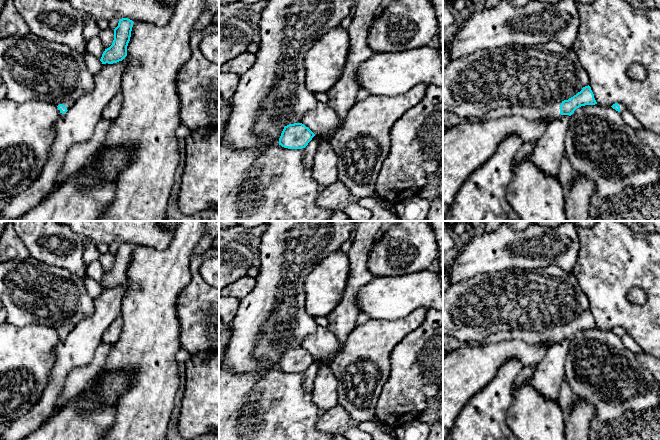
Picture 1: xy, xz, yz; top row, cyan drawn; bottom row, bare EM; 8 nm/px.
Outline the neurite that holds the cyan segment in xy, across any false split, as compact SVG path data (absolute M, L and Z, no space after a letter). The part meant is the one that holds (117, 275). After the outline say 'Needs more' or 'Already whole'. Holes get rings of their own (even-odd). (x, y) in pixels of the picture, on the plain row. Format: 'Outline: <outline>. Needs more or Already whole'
Outline: M128 242L119 244L114 253L114 264L112 269L105 273L100 285L102 288L113 288L122 285L127 280L127 270L130 265L133 245Z. Already whole

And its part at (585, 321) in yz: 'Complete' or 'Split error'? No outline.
Split error

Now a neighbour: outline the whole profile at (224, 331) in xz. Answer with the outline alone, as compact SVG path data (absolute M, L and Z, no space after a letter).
M219 319L219 361L226 351L230 337L230 328Z

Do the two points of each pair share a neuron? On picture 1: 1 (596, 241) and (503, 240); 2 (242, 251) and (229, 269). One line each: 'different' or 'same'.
1: different
2: same

